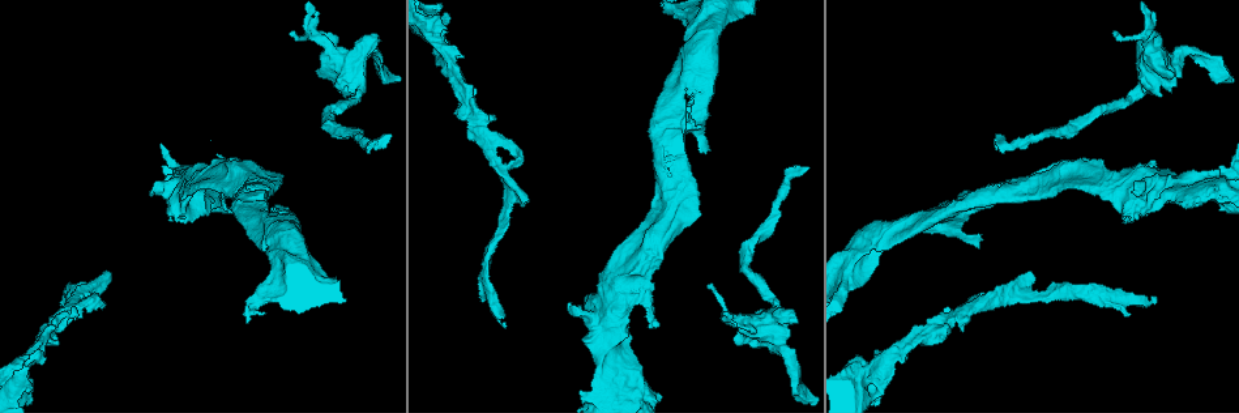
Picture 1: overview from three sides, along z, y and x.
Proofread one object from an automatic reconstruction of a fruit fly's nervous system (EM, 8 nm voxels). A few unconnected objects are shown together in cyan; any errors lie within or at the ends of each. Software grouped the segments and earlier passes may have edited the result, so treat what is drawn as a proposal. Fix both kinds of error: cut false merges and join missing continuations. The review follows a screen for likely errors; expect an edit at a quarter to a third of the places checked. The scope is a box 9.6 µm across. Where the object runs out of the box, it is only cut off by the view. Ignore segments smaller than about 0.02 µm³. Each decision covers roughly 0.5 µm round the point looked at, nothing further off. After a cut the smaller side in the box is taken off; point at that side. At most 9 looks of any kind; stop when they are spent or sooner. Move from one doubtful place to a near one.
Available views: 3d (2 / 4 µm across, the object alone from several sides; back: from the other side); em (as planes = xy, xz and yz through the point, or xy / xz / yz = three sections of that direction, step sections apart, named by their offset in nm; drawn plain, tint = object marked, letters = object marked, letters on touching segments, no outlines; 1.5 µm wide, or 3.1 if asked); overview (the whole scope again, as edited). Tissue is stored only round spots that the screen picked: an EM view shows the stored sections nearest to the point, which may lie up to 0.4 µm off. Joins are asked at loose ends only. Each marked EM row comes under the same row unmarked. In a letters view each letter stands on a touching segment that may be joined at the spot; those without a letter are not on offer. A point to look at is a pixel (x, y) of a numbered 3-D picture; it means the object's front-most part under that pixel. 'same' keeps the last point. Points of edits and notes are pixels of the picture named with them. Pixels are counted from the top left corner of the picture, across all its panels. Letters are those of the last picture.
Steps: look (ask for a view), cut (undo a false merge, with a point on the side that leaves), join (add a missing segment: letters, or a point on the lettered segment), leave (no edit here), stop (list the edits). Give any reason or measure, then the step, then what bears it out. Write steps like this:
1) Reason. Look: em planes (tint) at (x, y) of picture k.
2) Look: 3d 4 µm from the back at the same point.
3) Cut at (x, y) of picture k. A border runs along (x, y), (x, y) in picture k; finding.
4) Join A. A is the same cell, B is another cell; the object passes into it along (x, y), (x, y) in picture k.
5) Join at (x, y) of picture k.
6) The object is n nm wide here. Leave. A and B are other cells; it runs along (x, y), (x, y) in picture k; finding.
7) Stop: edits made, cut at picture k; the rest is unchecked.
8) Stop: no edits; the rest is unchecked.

Thin end. Look: em planes (letters) at (1114, 31) of picture 1.

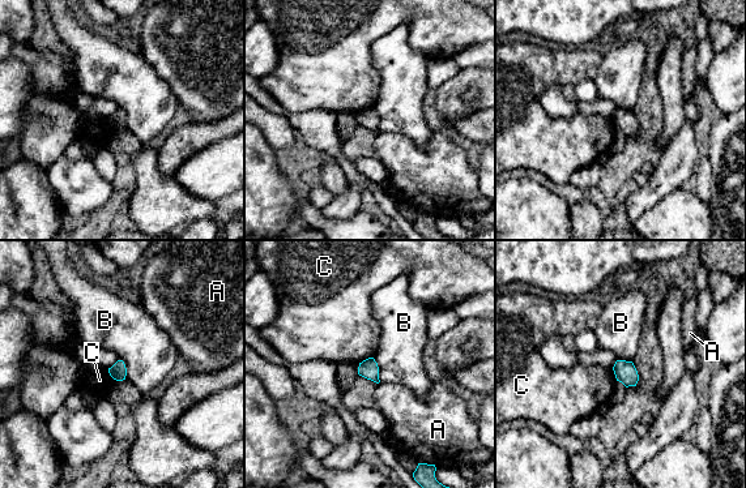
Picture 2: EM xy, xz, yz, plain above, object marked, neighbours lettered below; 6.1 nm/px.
The longest contact is with B, 170 nm. Leave. A, B and C are other cells; a border runs along (372, 356), (380, 381) in picture 2; no lettered segment goes on from it.

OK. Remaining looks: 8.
Thick turns thin. Look: em xz step 8 (tint) at (1136, 94) of picture 1.

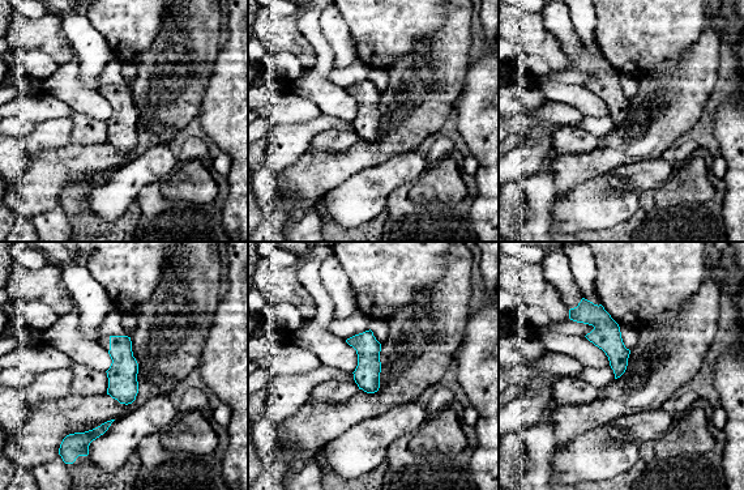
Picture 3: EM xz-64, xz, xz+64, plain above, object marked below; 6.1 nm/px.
Another direction. Look: em planes (letters) at the same point.

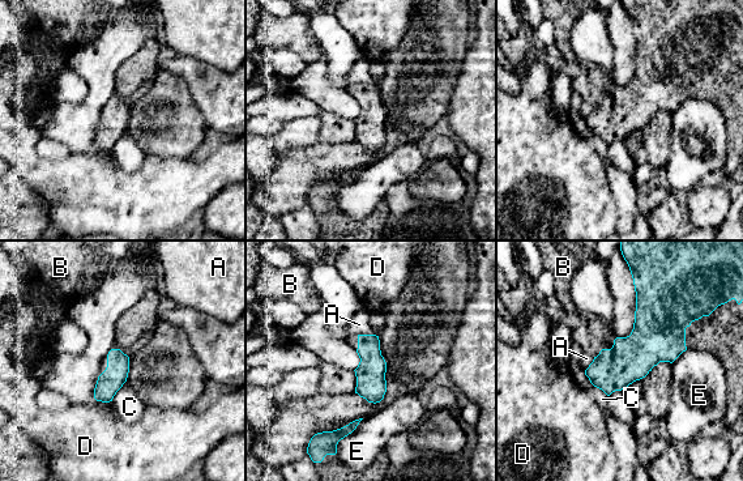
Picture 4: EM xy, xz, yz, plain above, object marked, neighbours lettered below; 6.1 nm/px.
Leave. A, B, C, D and E are other cells; a border runs along (584, 373), (607, 396) in picture 4; one neuron here.

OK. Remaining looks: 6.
An open end. Look: em xz step 4 (letters) at (1127, 317) of picture 1.

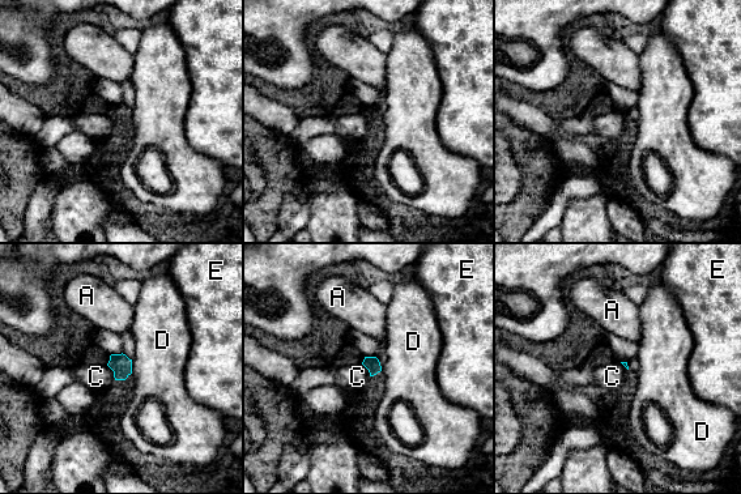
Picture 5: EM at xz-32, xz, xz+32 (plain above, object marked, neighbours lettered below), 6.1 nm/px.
The longest contact is with C, 110 nm. Leave. A, C, D and E are other cells; a border runs along (106, 365), (113, 371), (115, 379) in picture 5; none of them fits.

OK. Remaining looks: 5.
An open end. Look: em planes (letters) at (658, 324) of picture 1.

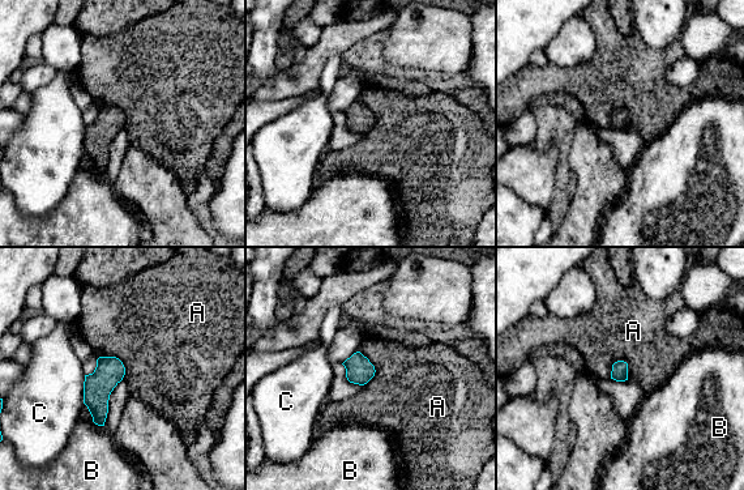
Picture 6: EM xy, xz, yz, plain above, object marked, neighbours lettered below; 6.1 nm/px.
Leave. A, B and C are other cells; a border runs along (628, 363), (616, 361), (610, 378) in picture 6; none of them fits.

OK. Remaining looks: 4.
Stop: no edits; the rest is unchecked.

